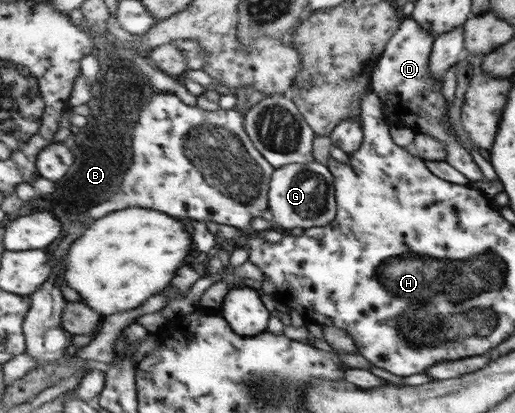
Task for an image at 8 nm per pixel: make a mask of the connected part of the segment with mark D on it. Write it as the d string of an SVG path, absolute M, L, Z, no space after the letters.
M412 16L405 18L400 29L388 42L388 48L381 55L380 62L372 74L372 88L384 102L384 113L394 127L407 127L418 134L428 134L448 147L446 162L459 171L469 181L485 180L481 168L477 166L471 152L465 150L455 133L445 124L447 100L443 96L443 82L430 77L430 62L436 38Z

